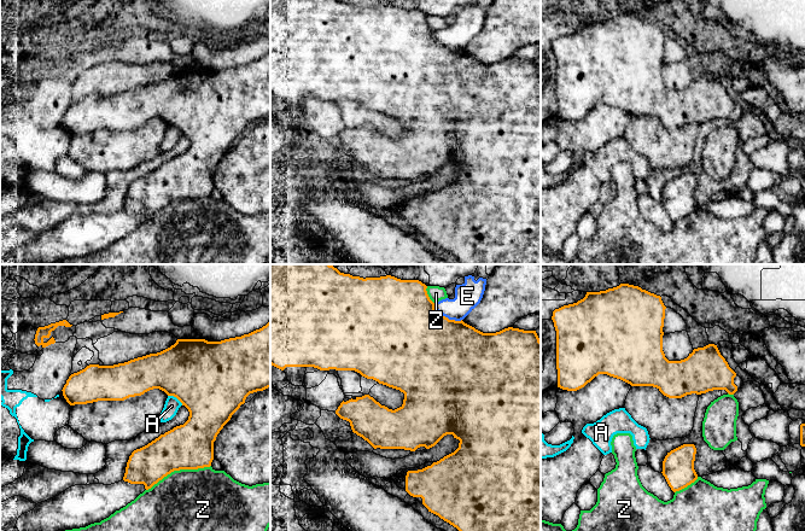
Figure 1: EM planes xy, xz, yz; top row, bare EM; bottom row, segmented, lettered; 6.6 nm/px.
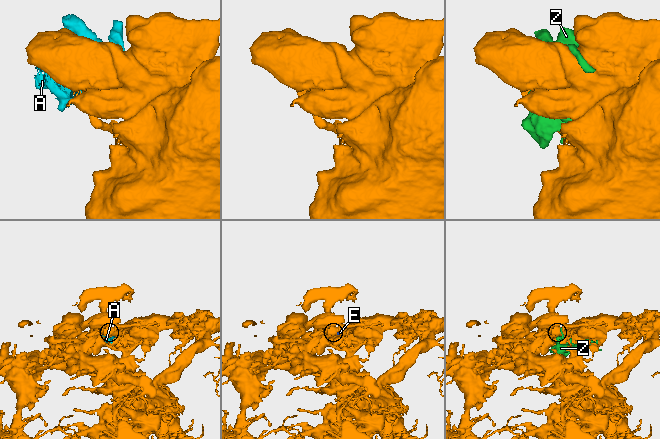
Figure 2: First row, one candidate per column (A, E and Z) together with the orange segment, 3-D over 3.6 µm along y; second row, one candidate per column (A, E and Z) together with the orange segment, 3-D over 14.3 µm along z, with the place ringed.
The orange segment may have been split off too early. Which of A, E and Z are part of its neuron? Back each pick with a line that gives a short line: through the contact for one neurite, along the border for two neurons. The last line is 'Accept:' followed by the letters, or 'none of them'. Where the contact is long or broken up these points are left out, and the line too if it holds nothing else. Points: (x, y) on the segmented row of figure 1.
Accept: none of them

